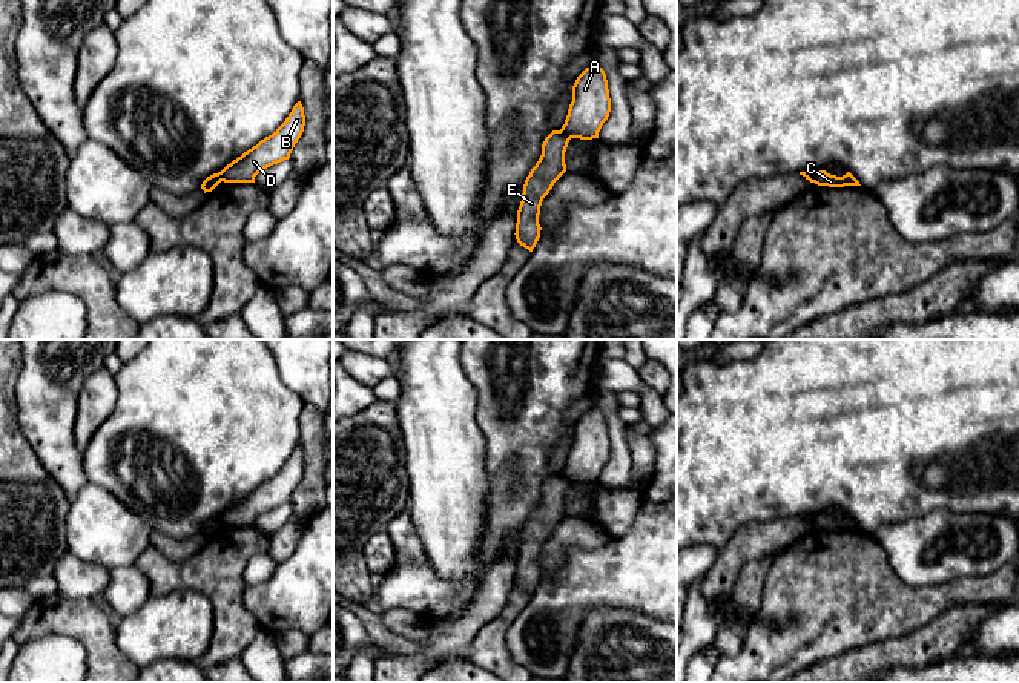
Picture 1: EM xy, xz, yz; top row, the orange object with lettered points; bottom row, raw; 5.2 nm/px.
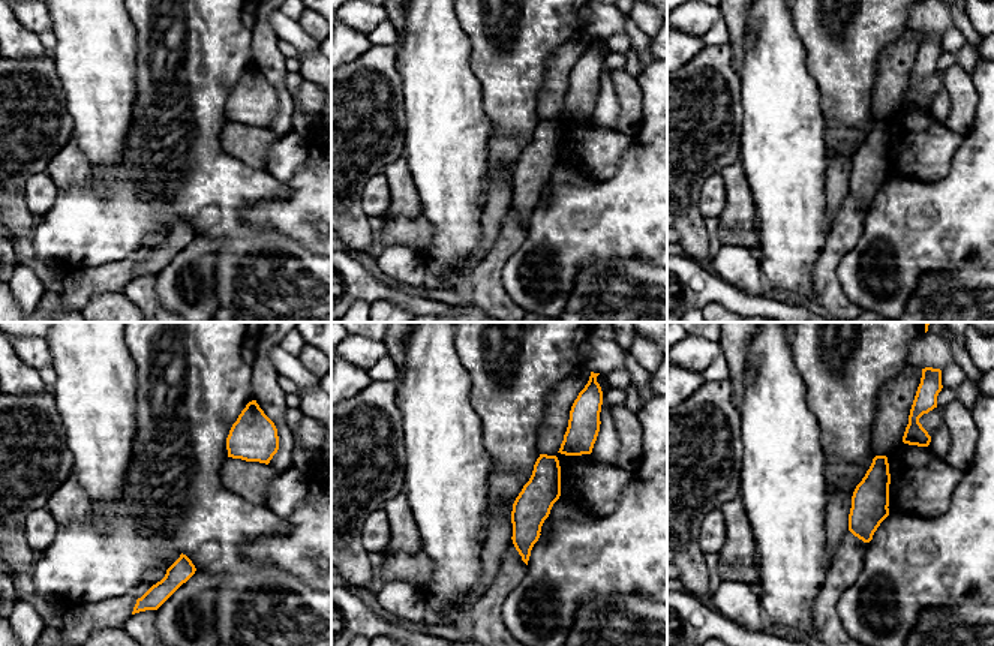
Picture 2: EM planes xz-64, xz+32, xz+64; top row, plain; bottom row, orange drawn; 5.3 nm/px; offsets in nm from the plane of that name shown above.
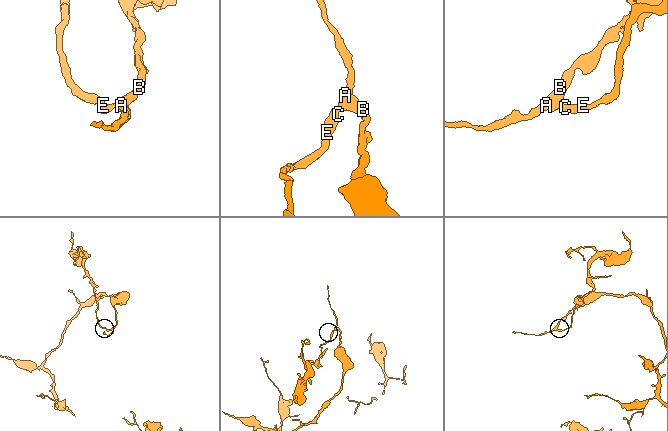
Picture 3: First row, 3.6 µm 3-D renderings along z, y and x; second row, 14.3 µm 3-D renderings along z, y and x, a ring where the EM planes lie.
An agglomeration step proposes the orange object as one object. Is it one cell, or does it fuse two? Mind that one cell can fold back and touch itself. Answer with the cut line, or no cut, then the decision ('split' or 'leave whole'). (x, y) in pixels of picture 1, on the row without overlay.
xz (560, 473), (570, 482) | split

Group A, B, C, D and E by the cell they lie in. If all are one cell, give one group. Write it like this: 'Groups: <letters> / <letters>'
Groups: A B D / C E

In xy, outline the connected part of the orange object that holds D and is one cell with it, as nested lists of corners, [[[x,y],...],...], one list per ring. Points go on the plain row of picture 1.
[[[298,445],[285,465],[256,490],[244,496],[221,514],[224,526],[255,526],[255,520],[284,503],[301,482],[305,470],[305,459],[301,445]]]

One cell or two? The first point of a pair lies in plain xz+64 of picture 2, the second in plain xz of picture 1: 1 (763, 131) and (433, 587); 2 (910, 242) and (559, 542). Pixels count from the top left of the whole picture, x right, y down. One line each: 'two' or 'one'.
1: two
2: two

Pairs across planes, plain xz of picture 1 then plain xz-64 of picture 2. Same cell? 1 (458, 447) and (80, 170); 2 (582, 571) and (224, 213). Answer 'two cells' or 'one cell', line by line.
1: two cells
2: two cells

